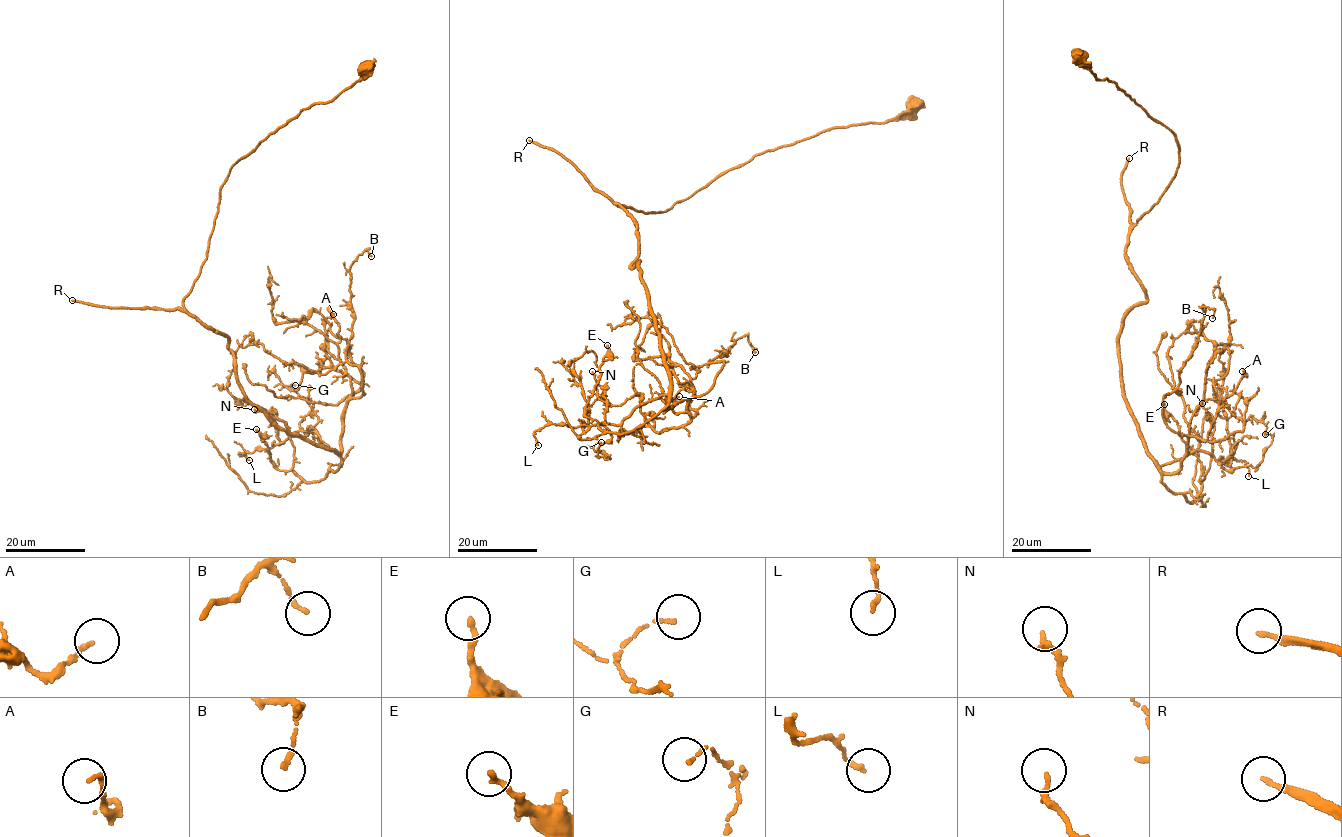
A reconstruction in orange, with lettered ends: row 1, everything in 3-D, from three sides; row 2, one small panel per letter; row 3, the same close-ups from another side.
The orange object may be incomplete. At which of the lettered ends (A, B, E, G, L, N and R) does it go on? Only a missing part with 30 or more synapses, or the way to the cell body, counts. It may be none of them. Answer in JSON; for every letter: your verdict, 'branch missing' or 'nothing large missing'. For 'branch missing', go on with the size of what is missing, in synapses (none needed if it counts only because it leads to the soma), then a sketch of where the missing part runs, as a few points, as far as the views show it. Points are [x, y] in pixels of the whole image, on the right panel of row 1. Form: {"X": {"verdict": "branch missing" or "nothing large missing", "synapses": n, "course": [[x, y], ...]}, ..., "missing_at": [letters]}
{"A": {"verdict": "nothing large missing"}, "B": {"verdict": "nothing large missing"}, "E": {"verdict": "nothing large missing"}, "G": {"verdict": "nothing large missing"}, "L": {"verdict": "nothing large missing"}, "N": {"verdict": "nothing large missing"}, "R": {"verdict": "branch missing", "synapses": 190}, "missing_at": ["R"]}

